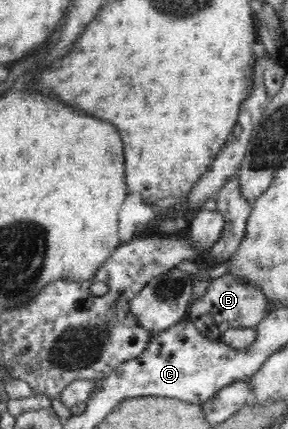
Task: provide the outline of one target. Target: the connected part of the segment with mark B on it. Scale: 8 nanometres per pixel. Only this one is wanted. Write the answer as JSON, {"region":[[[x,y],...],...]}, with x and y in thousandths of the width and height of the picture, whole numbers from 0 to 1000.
{"region":[[[785,634],[764,646],[733,648],[701,692],[670,695],[653,744],[715,783],[757,790],[799,760],[885,762],[934,723],[931,690],[917,685],[910,667],[861,653],[840,655],[840,646],[813,634]]]}

